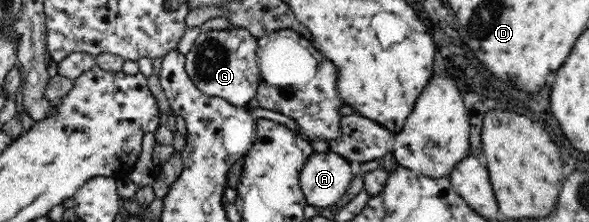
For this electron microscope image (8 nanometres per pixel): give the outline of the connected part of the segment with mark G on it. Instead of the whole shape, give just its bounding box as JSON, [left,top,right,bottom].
[185,28,261,109]

